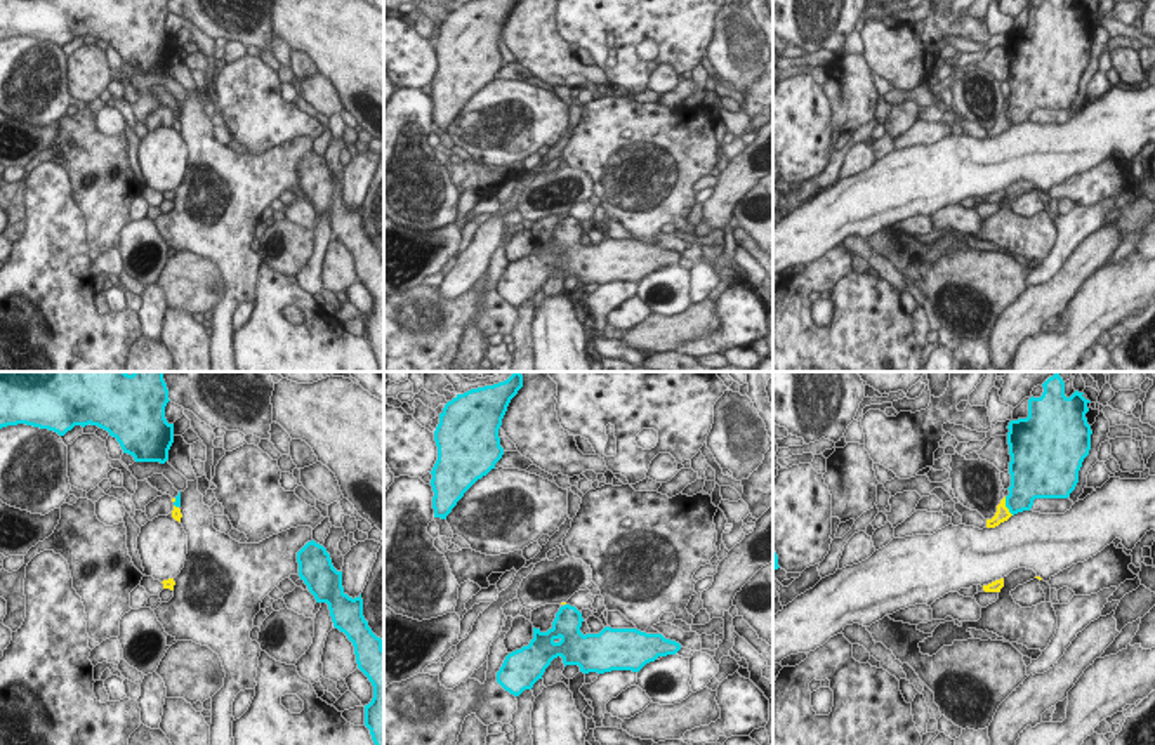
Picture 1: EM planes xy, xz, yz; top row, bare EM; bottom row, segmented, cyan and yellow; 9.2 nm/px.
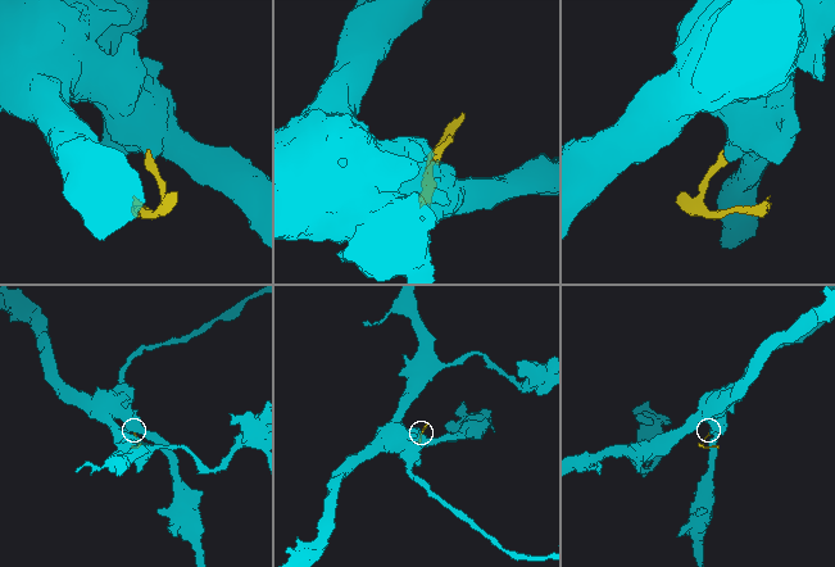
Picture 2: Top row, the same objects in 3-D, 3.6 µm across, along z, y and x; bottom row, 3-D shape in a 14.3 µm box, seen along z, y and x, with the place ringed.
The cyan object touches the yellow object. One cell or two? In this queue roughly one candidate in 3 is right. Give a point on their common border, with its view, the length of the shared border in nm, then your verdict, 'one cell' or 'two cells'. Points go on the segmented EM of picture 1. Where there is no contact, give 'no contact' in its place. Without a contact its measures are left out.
meets cyan in yz at (1006, 506); contact 190 nm long; two cells

